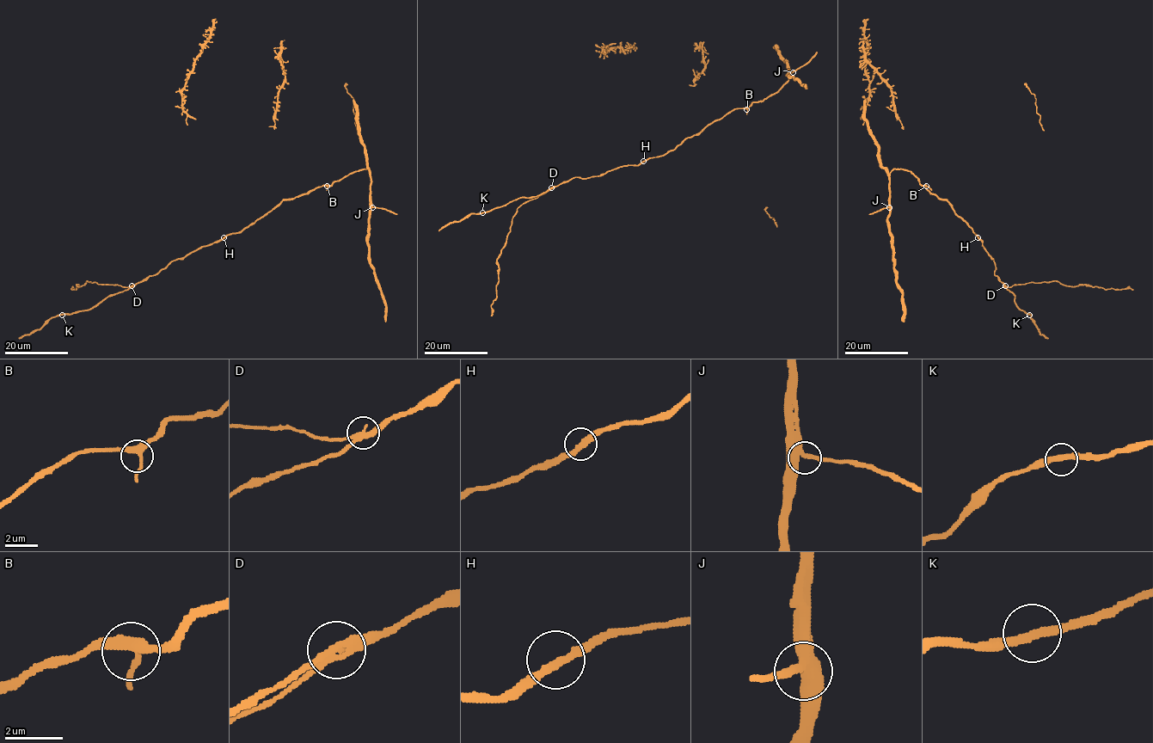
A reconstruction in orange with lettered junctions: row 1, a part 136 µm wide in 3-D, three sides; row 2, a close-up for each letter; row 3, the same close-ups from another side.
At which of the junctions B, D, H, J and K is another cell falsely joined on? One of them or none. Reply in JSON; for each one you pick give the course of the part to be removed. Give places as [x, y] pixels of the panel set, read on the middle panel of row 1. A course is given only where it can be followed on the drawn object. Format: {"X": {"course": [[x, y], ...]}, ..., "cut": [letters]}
{"D": {"course": [[551, 187], [524, 203], [512, 217], [510, 231], [497, 259], [496, 298], [491, 305], [491, 316]]}, "cut": ["D"]}

